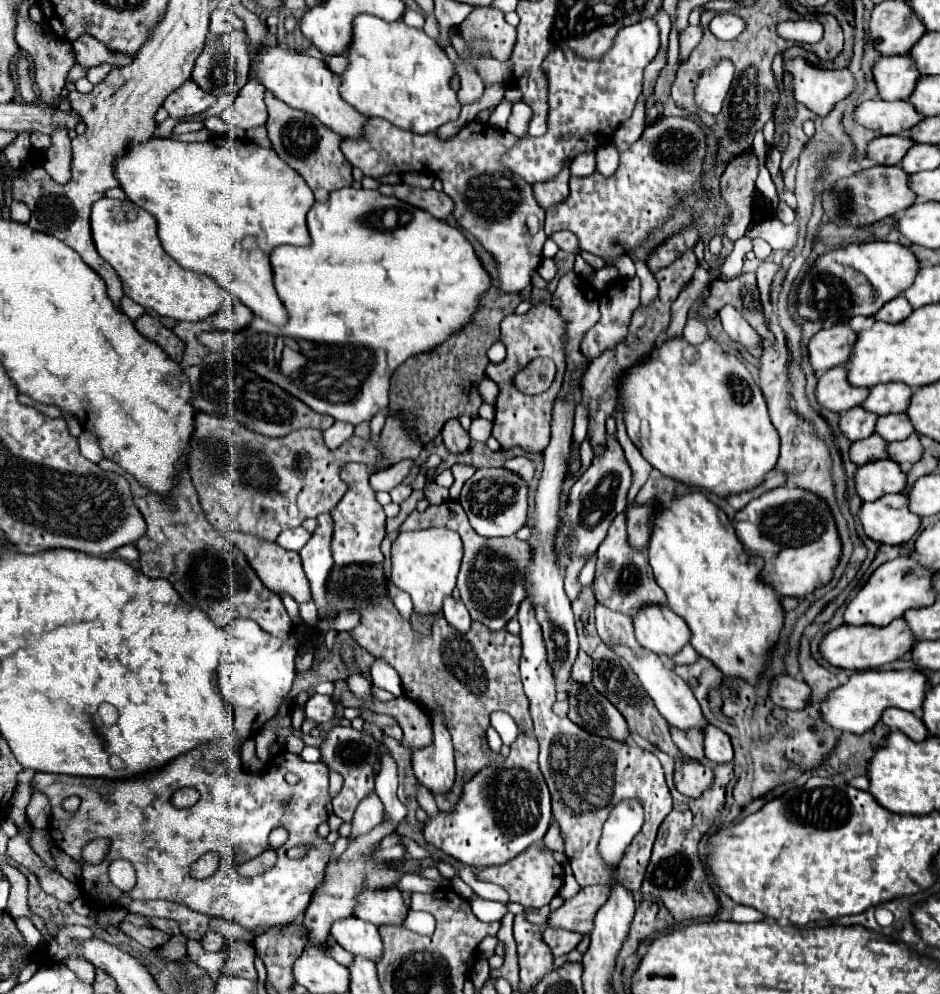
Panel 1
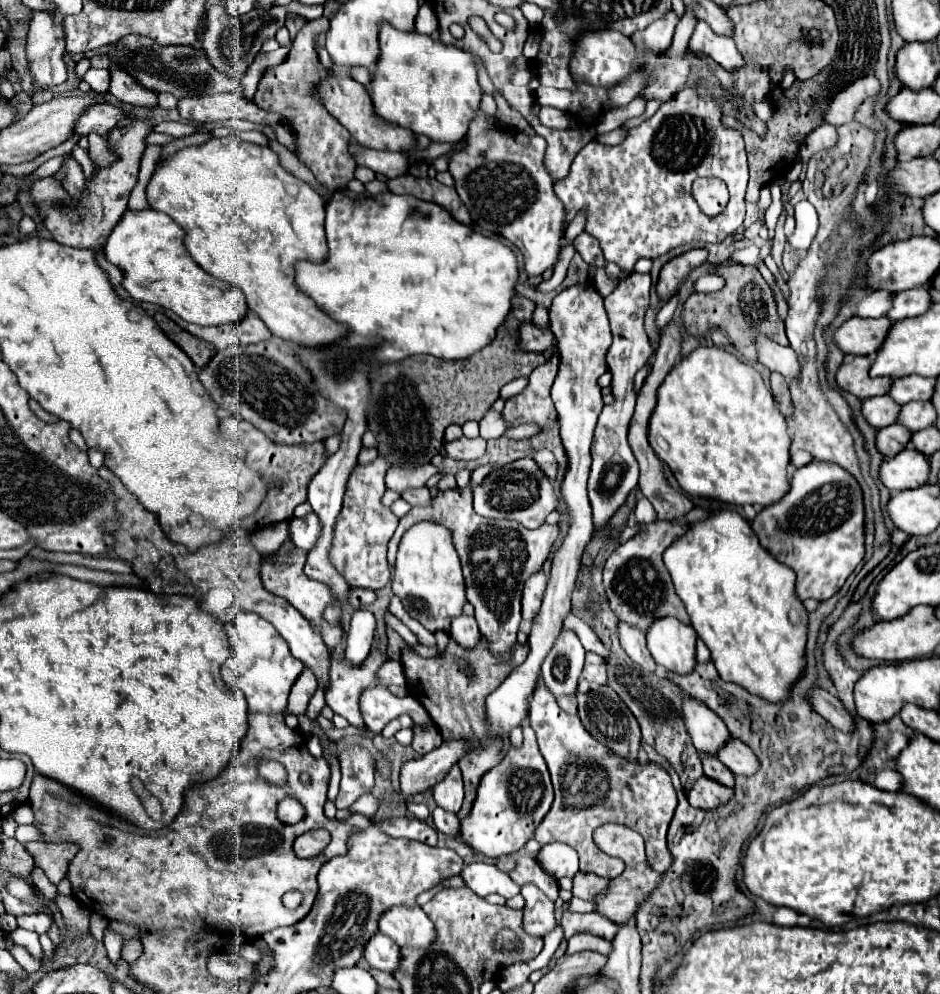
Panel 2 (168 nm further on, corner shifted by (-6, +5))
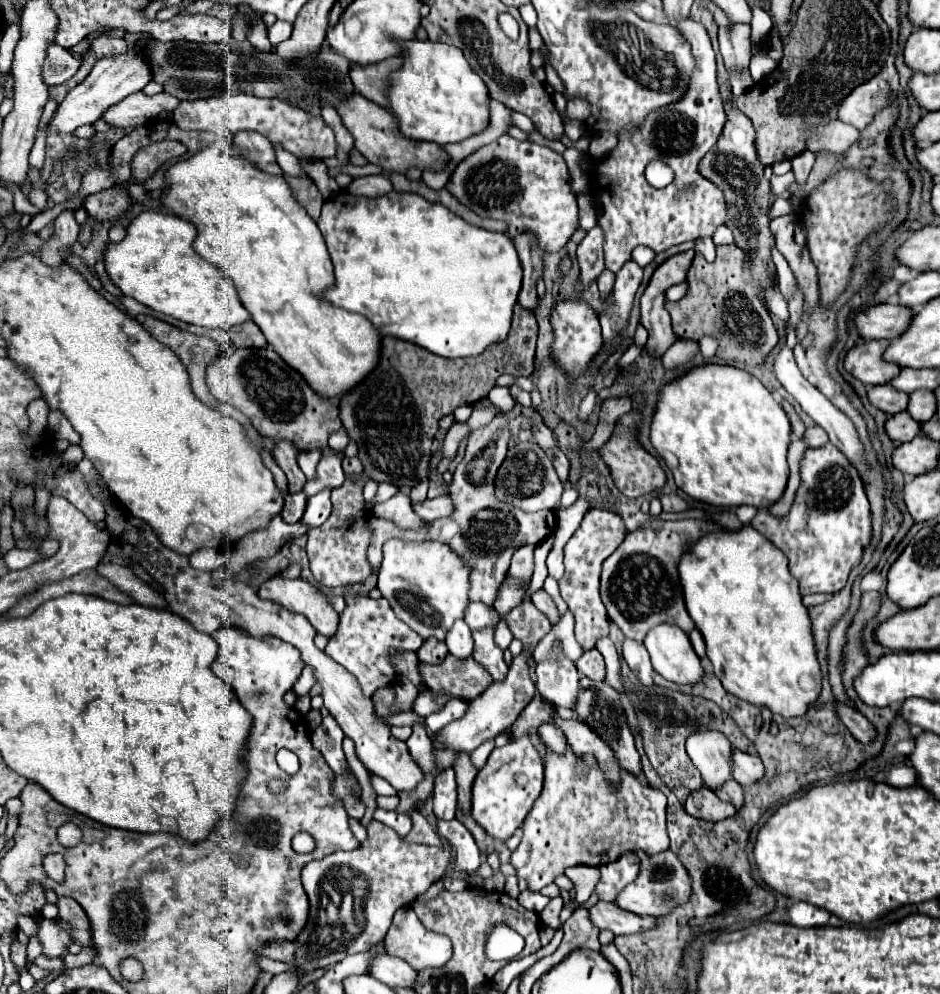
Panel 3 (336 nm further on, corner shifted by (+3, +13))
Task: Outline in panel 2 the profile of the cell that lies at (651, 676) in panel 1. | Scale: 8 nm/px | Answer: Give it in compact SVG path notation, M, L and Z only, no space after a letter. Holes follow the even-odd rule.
M687 698L683 702L683 718L687 730L693 738L693 746L709 756L715 756L717 750L731 738L725 722L703 702Z

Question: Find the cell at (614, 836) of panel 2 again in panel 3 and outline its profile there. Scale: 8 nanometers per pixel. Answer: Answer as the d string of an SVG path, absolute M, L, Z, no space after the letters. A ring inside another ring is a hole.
M636 850L636 856L640 858L640 872L638 872L636 880L630 882L616 896L614 904L618 904L622 910L628 910L628 912L634 912L640 916L658 918L658 914L668 914L668 910L672 910L672 906L676 906L676 902L684 902L684 898L688 898L688 890L690 890L688 874L686 874L684 866L680 866L680 860L676 858L676 854L666 850L664 854L648 856L642 850Z

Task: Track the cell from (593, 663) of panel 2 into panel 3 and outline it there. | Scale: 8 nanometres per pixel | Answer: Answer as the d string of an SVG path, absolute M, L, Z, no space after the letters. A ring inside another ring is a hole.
M586 650L578 662L576 662L578 672L582 672L584 676L588 676L592 682L602 682L606 676L606 666L604 666L604 658L598 650Z

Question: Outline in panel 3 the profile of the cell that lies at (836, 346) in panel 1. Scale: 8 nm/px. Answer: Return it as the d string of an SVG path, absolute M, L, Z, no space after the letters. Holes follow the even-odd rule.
M876 304L866 310L856 312L854 324L856 332L864 340L892 340L898 338L912 318L912 310L904 306L892 306L892 304Z

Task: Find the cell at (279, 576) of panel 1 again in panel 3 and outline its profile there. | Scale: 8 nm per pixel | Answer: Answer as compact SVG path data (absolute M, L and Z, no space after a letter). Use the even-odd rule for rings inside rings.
M274 574L262 582L258 596L306 616L316 632L326 638L336 632L338 612L332 608L326 594L304 578L286 578L282 574Z

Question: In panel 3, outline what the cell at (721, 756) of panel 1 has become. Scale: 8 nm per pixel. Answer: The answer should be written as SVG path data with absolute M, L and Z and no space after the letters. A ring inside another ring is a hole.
M738 748L732 750L732 776L738 784L742 784L742 786L752 784L752 782L760 780L762 774L764 774L764 764L758 756L752 756Z

